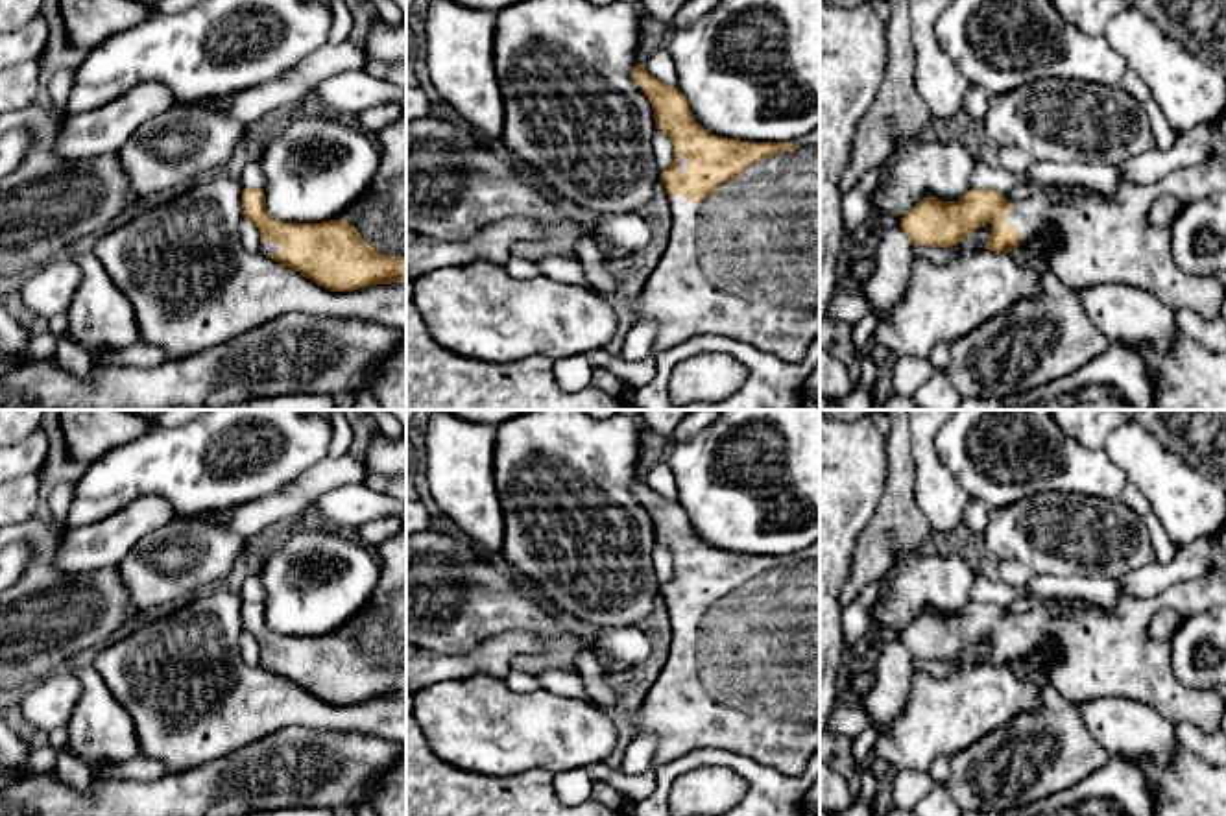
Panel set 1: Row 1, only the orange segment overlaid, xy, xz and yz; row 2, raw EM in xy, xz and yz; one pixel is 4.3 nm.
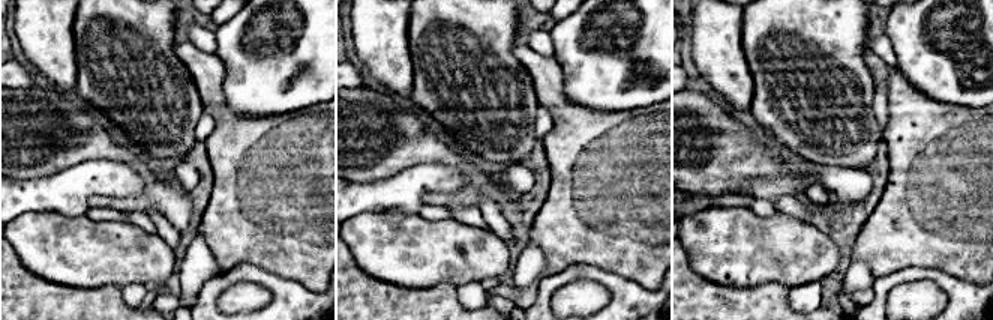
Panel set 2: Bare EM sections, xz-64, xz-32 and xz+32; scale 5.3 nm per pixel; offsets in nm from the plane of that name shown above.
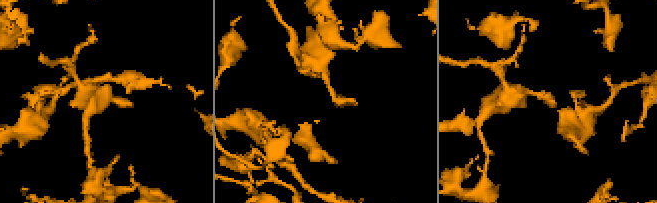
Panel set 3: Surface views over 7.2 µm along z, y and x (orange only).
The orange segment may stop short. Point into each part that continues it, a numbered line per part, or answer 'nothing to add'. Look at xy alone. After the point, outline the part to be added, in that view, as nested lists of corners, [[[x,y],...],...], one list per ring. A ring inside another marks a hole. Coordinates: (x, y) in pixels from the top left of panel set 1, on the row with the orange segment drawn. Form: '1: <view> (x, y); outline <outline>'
1: xy (381, 213); outline [[[406,116],[375,133],[379,170],[347,222],[390,257],[406,258]]]

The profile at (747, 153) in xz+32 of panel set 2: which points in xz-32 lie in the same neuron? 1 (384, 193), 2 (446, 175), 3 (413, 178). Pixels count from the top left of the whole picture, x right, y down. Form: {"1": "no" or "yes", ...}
{"1": "no", "2": "no", "3": "no"}

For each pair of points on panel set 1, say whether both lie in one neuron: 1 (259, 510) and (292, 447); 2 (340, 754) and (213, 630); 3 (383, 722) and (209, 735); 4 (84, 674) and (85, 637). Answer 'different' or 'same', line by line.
1: different
2: different
3: same
4: different

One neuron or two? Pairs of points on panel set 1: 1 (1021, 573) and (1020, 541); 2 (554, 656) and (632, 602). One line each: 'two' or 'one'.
1: two
2: two

